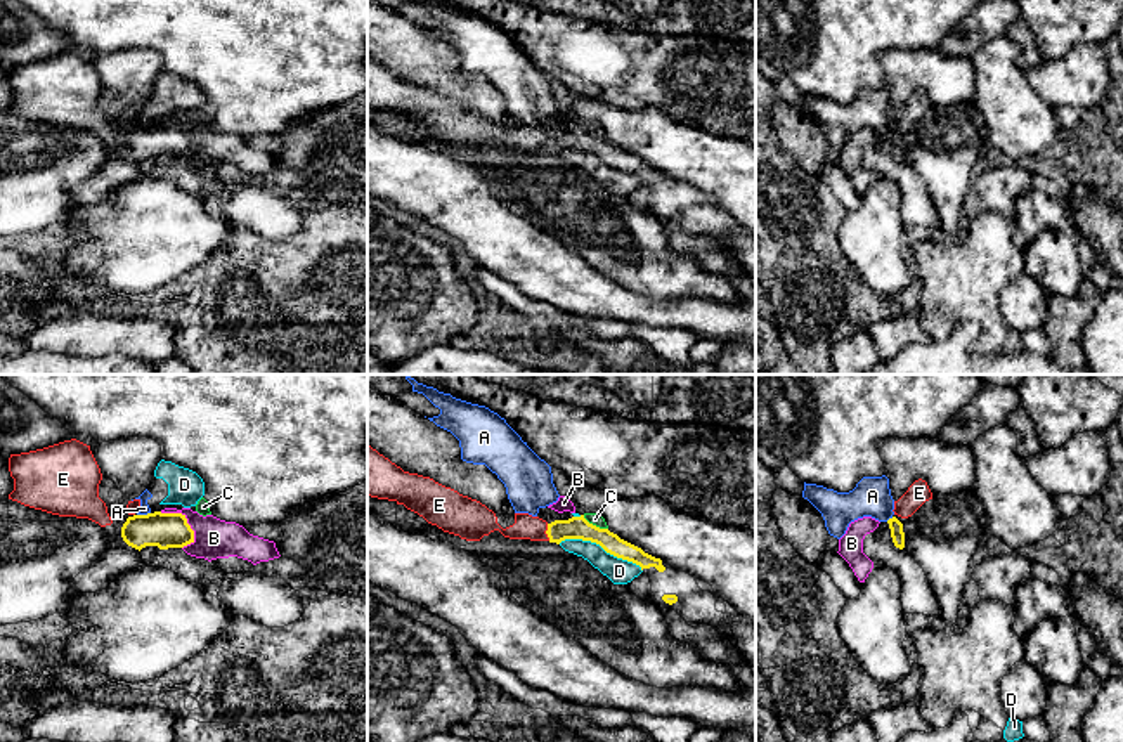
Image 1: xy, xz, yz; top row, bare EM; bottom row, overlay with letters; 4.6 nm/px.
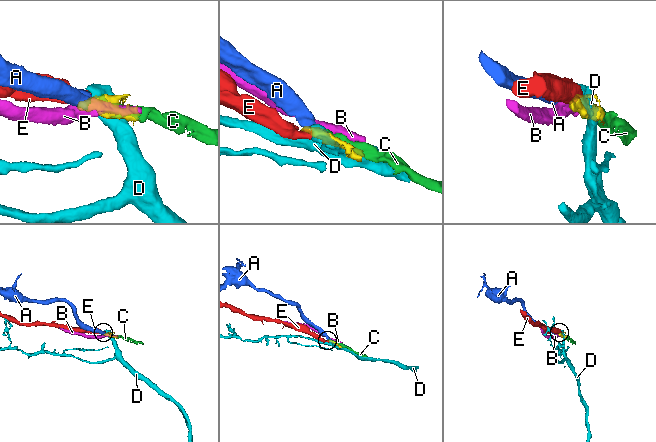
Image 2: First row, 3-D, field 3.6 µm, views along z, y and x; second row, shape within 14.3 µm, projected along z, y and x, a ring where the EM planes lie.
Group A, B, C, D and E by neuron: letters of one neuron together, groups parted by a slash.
A D / B C / E

